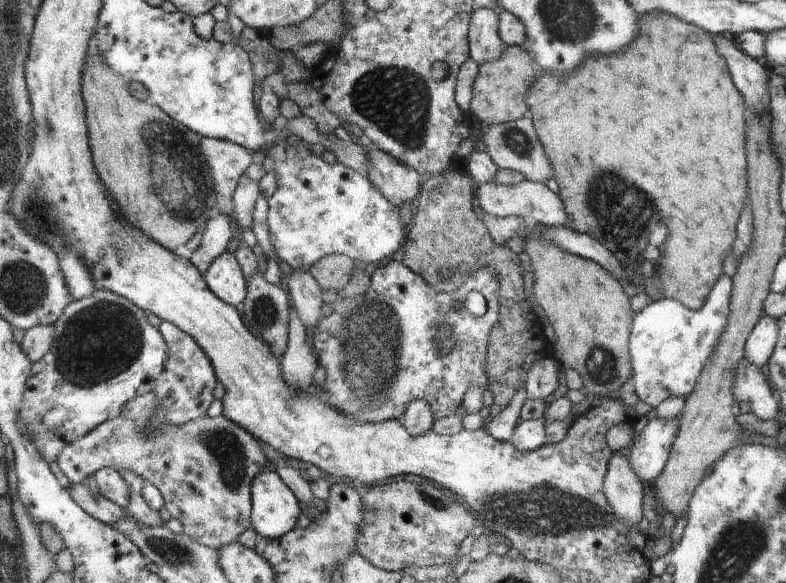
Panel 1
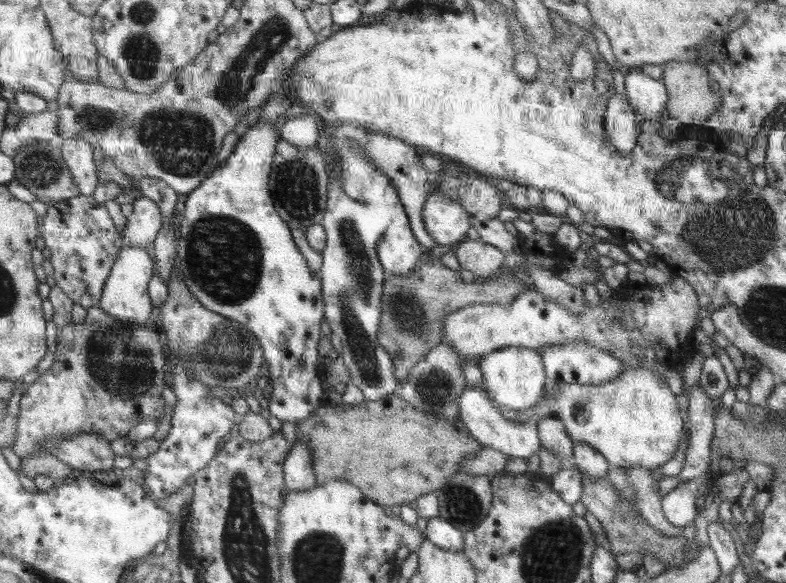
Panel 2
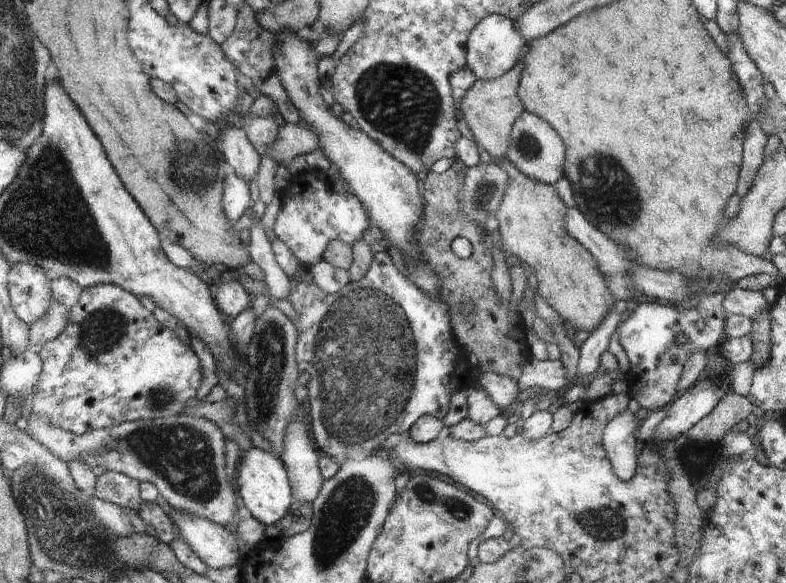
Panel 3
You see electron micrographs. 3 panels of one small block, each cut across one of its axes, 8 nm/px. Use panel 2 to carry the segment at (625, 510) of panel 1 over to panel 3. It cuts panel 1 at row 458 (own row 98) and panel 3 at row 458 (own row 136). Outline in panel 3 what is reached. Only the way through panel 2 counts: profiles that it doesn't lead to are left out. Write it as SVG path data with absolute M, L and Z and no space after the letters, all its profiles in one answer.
M629 409L617 414L603 432L603 447L618 478L629 481L637 471L636 430L640 427Z

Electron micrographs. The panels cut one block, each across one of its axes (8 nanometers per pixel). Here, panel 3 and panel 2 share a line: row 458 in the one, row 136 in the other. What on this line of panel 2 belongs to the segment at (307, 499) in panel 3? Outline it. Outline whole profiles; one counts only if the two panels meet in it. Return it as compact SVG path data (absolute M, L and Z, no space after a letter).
M309 112L284 121L279 135L294 146L312 148L319 139L320 116Z

